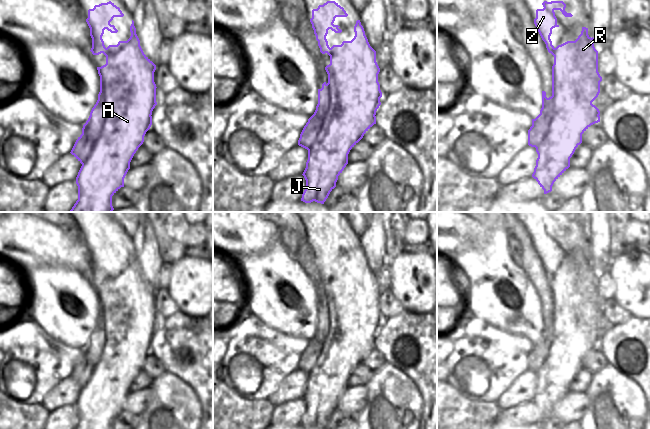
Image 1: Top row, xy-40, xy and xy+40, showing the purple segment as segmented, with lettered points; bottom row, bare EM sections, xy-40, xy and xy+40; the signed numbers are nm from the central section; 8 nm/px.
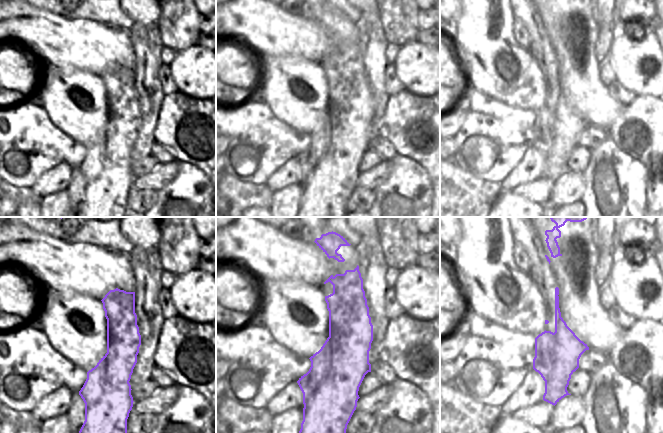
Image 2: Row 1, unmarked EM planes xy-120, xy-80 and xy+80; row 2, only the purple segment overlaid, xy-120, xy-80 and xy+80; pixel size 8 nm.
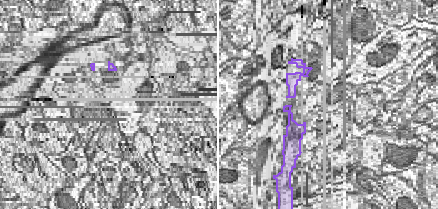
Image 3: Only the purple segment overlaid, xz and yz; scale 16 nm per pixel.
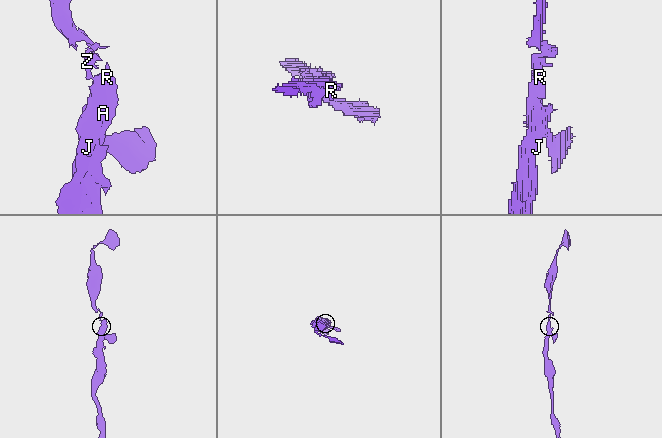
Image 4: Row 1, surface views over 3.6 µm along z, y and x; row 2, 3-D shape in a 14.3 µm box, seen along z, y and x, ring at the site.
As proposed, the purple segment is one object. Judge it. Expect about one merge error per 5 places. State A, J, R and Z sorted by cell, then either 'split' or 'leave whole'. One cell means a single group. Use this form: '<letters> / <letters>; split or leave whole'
A J R Z; leave whole

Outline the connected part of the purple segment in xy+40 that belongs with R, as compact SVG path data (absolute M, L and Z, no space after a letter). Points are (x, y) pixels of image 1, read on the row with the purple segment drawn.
M544 1L543 9L536 10L534 24L546 44L549 53L554 56L552 66L552 96L547 98L542 91L540 114L532 119L528 130L528 145L536 148L538 158L532 177L544 190L552 191L554 182L570 167L570 158L582 143L582 134L593 124L600 122L600 111L592 104L600 93L602 77L598 72L598 51L594 47L594 38L588 35L588 28L582 27L581 34L575 41L567 41L556 48L550 36L552 29L559 27L555 10L560 10L565 17L572 17L565 11L563 1Z

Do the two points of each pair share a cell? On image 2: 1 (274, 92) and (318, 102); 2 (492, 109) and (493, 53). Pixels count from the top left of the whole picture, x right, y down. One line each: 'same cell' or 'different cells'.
1: same cell
2: different cells

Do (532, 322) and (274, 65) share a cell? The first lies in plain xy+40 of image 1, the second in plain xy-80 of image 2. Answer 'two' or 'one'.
one

